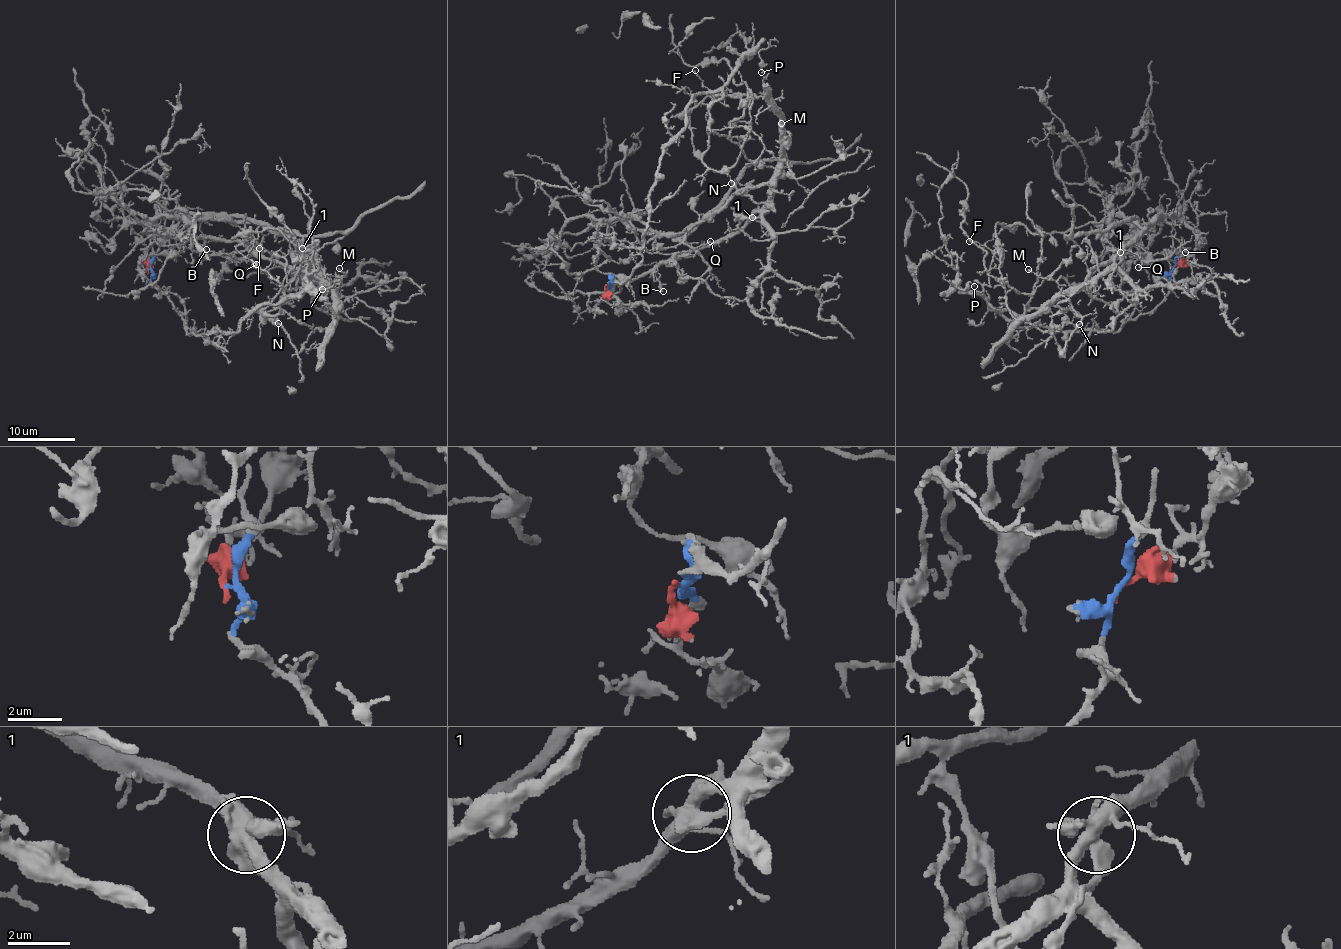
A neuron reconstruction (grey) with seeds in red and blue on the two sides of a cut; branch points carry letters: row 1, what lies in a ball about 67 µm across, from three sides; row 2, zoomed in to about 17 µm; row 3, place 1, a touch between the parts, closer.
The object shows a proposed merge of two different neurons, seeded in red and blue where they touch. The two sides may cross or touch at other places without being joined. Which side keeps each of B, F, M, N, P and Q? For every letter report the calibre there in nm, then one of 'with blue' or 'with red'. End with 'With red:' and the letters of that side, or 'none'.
B: calibre 170 nm; with red
F: calibre 120 nm; with blue
M: calibre 150 nm; with red
N: calibre 130 nm; with blue
P: calibre 90 nm; with blue
Q: calibre 160 nm; with red
With red: B, M, Q

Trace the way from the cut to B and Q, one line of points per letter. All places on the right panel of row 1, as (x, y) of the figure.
B: (1173, 268), (1185, 261), (1198, 246), (1198, 236), (1176, 216), (1166, 218), (1185, 253)
Q: (1173, 268), (1198, 246), (1175, 215), (1157, 218), (1088, 281), (1119, 252), (1144, 261), (1139, 267)

